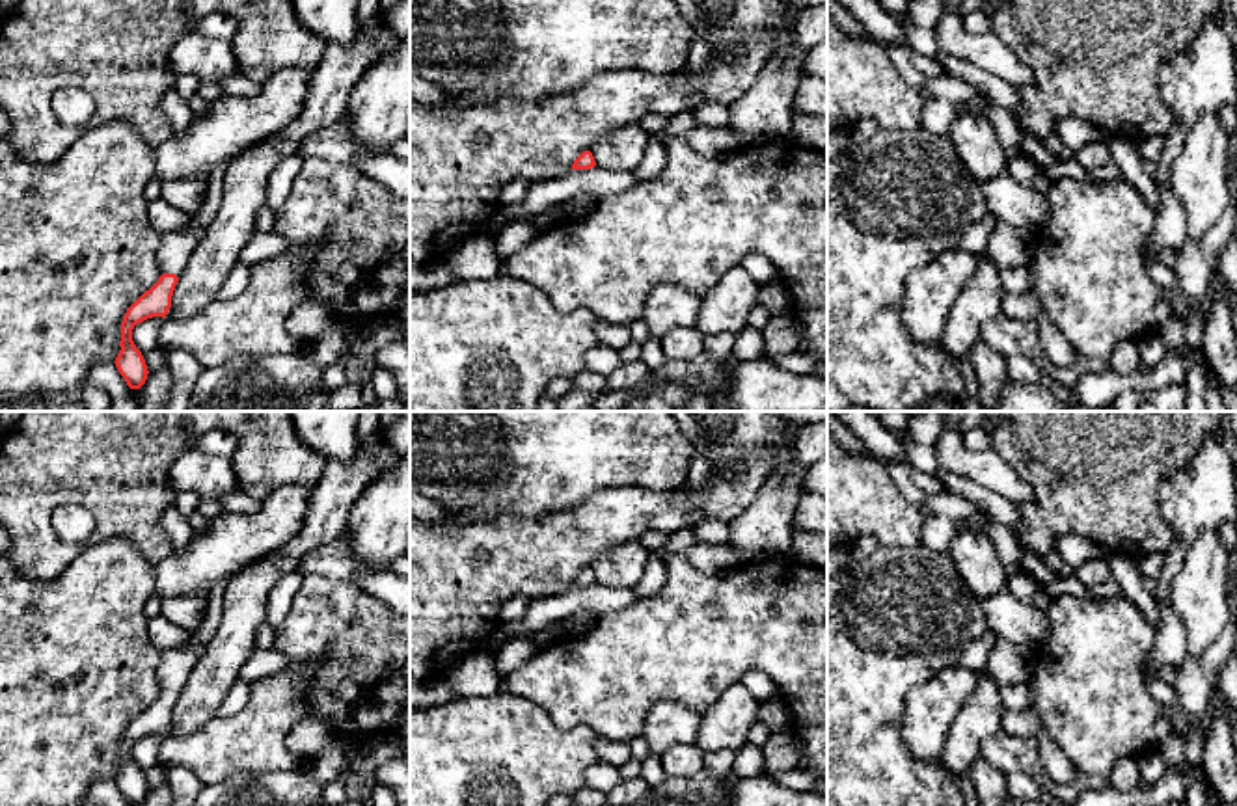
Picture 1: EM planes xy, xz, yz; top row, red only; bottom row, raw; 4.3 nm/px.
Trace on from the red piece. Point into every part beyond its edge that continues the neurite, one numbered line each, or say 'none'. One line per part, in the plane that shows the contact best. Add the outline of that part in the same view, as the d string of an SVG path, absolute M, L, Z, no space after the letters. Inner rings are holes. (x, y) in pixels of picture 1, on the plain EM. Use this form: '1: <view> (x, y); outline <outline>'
1: xy (176, 665); outline M231 577L222 579L209 592L205 620L201 627L192 635L192 642L186 648L164 650L160 653L160 663L156 666L160 691L175 691L177 694L181 694L181 691L184 689L192 670L203 657L207 644L211 642L220 625L224 594Z

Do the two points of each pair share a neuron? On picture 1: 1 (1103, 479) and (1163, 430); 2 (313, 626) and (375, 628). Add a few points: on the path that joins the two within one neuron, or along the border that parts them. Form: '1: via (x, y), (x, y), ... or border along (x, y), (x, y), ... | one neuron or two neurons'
1: via (1118, 464), (1148, 434) | one neuron
2: via (328, 626), (360, 630) | one neuron

